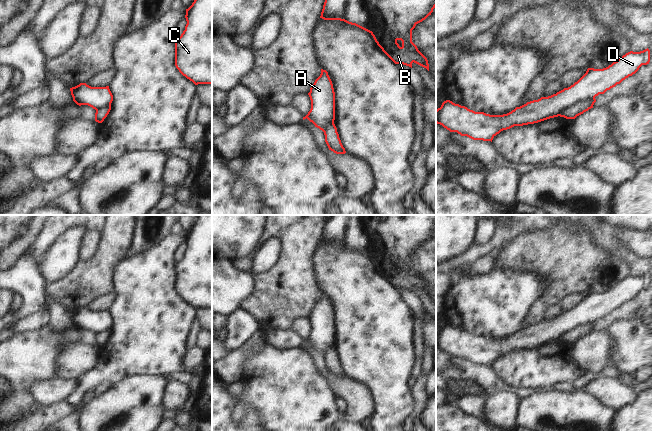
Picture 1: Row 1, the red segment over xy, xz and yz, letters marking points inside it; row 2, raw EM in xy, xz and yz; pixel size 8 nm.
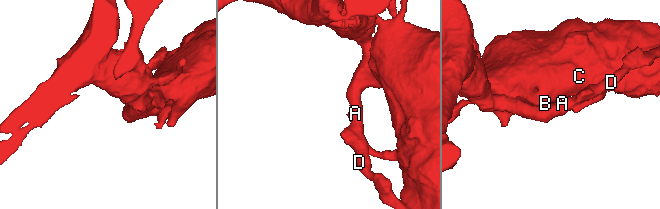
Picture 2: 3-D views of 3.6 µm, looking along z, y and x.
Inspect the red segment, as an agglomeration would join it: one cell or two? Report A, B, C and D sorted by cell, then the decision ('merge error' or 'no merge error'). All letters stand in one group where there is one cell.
A D / B C | merge error

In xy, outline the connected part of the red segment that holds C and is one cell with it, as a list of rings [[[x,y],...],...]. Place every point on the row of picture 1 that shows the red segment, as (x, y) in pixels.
[[[194,0],[185,18],[185,30],[175,40],[175,66],[195,85],[212,84],[212,0]]]

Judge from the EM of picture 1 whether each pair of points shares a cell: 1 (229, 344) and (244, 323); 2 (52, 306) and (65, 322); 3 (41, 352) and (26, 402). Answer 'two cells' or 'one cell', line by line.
1: one cell
2: one cell
3: one cell

